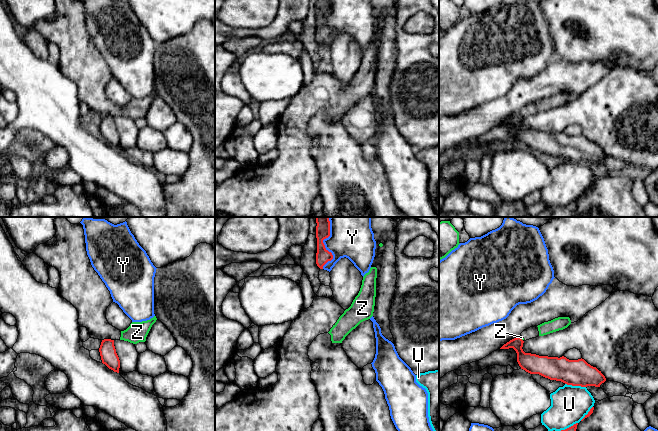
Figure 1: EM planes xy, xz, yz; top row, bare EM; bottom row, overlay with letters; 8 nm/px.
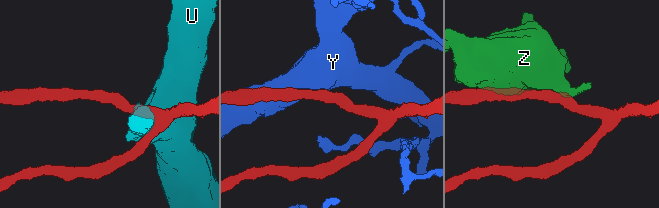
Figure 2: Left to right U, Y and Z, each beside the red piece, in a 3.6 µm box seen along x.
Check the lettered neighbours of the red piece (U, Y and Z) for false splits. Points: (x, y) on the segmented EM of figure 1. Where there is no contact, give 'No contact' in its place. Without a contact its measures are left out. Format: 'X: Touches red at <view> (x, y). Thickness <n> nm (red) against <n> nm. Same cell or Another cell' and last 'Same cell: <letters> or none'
U: Touches red at yz (575, 385). Thickness 200 nm (red) against 300 nm. Another cell
Y: Touches red at xz (323, 243). Thickness 110 nm (red) against 340 nm. Another cell
Z: Touches red at yz (521, 339). Thickness 160 nm (red) against 20 nm. Another cell
Same cell: none

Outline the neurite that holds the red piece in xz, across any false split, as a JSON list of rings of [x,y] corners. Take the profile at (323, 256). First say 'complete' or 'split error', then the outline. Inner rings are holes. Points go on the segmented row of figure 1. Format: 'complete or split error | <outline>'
complete | [[[316,217],[316,238],[317,238],[317,253],[316,264],[320,269],[333,259],[333,255],[329,252],[323,243],[323,240],[330,236],[330,217]]]

